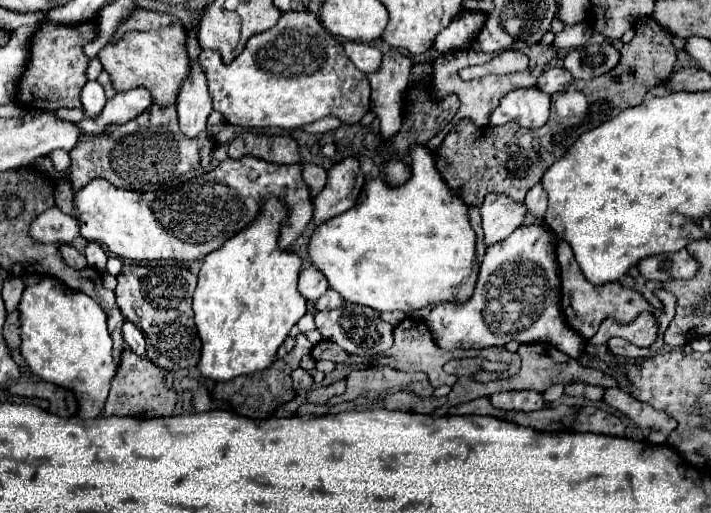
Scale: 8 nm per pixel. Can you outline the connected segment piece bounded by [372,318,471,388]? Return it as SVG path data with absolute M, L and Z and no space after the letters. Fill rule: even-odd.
M405 318L403 322L400 322L395 326L393 331L394 344L393 348L389 348L385 352L387 357L377 357L372 360L373 365L383 365L389 366L395 370L405 371L405 372L425 372L431 380L431 386L441 386L441 384L449 384L453 386L455 384L455 376L453 374L447 374L445 372L445 364L451 360L451 358L461 358L461 356L469 356L471 352L469 350L455 350L455 352L447 352L447 350L439 350L431 338L431 332L429 328L419 322L419 318ZM435 374L437 374L437 380L435 380Z

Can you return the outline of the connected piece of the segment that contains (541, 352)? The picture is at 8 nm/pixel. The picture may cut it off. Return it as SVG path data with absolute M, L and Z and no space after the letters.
M521 344L517 352L521 352L521 372L517 372L517 376L513 376L513 380L505 380L505 384L501 384L501 388L505 388L505 392L509 392L509 390L545 392L553 384L563 384L565 386L565 384L571 384L571 382L583 382L583 384L593 384L593 386L603 386L603 388L615 386L613 378L605 376L599 370L581 366L577 360L565 356L561 350L553 348L551 344Z

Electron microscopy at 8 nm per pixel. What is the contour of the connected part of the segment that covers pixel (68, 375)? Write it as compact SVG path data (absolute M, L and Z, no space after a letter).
M51 276L23 292L21 304L21 354L29 368L45 382L71 390L79 400L81 418L97 418L103 412L109 384L117 366L111 356L107 316L89 296L73 292Z

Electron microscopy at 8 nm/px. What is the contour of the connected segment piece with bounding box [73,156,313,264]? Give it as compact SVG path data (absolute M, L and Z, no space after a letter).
M253 156L239 160L227 158L213 172L181 182L169 190L147 194L115 188L107 180L97 178L75 192L73 206L77 210L81 236L107 246L117 258L131 258L135 264L167 258L193 262L221 248L223 242L255 220L261 208L261 192L273 192L289 206L289 220L283 224L279 236L279 246L289 248L313 212L311 194L301 170L301 164L271 164Z

